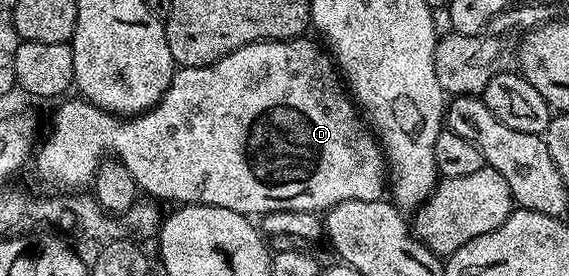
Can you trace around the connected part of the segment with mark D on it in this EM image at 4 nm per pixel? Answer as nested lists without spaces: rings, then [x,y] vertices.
[[[309,38],[296,40],[256,40],[254,44],[243,46],[223,58],[219,62],[199,66],[198,68],[178,67],[173,73],[169,89],[163,94],[163,98],[154,108],[147,112],[140,112],[138,116],[124,117],[114,116],[111,112],[104,112],[99,106],[84,98],[69,100],[65,98],[53,112],[53,125],[49,133],[36,145],[35,155],[31,165],[37,171],[37,176],[45,184],[50,184],[53,190],[81,190],[84,186],[92,185],[97,177],[99,166],[106,158],[116,158],[127,168],[131,178],[135,178],[138,189],[145,192],[146,197],[154,201],[177,200],[178,205],[186,204],[210,204],[211,206],[223,206],[227,210],[235,210],[250,218],[260,218],[266,212],[275,210],[307,210],[318,214],[333,208],[339,202],[348,200],[362,200],[371,202],[380,200],[387,192],[387,165],[381,151],[381,145],[374,133],[367,127],[362,113],[355,107],[334,61],[320,47],[309,41]]]

